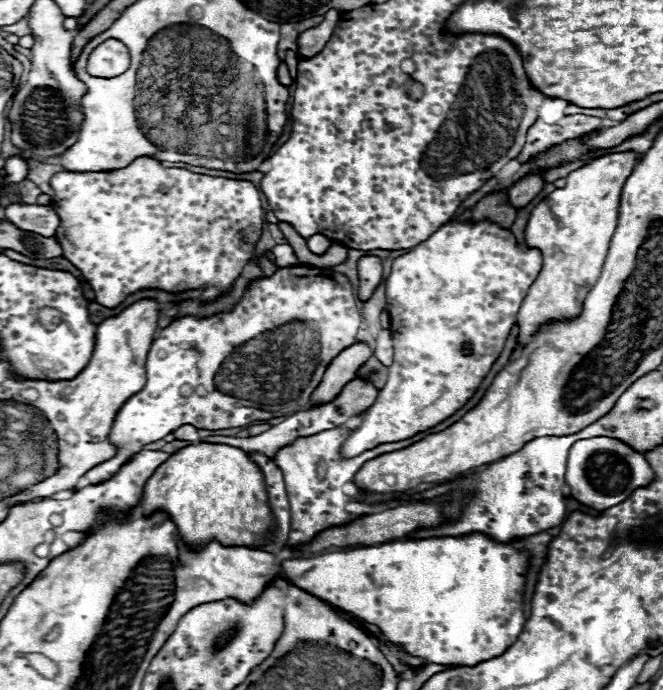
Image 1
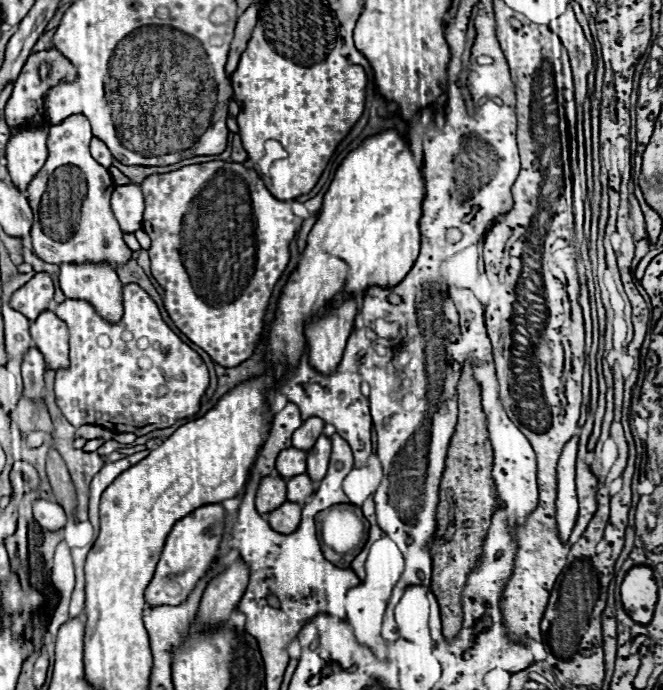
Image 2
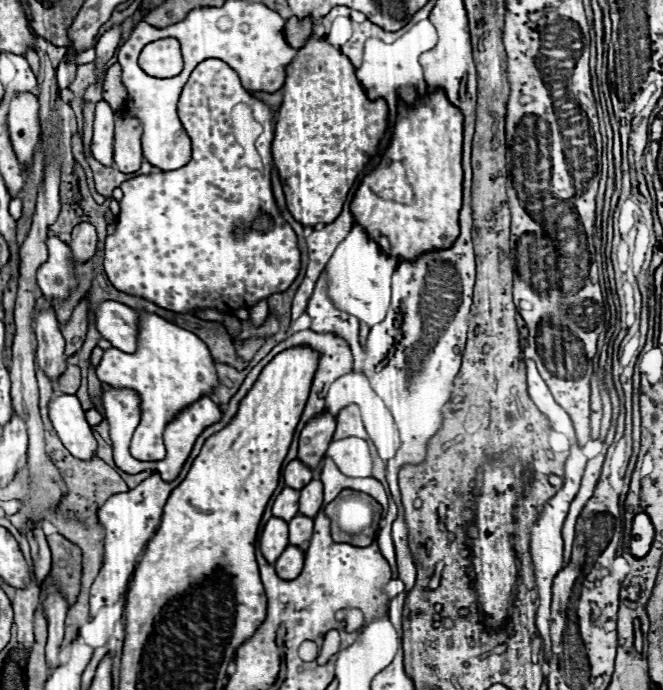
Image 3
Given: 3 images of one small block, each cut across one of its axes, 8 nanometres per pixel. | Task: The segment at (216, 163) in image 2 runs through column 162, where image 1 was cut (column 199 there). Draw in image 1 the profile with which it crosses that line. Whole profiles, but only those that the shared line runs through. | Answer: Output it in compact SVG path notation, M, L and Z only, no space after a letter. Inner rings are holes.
M140 156L132 164L128 164L126 168L110 170L110 172L84 172L84 174L80 174L80 172L56 172L50 178L50 188L54 190L52 208L60 218L60 228L56 230L56 240L62 244L62 250L64 250L62 256L82 272L84 280L92 286L92 290L96 294L96 302L106 306L106 308L116 308L118 304L124 302L126 296L130 296L138 290L152 290L152 288L164 290L164 292L170 292L170 294L202 288L200 302L210 304L218 296L222 296L224 292L232 290L234 280L240 276L244 266L252 260L252 256L256 252L256 246L260 242L260 236L262 236L264 210L262 210L262 202L260 202L260 192L252 182L230 180L230 178L214 178L214 176L206 176L206 174L194 174L194 172L184 170L184 168L164 168L158 160L148 158L148 156Z

